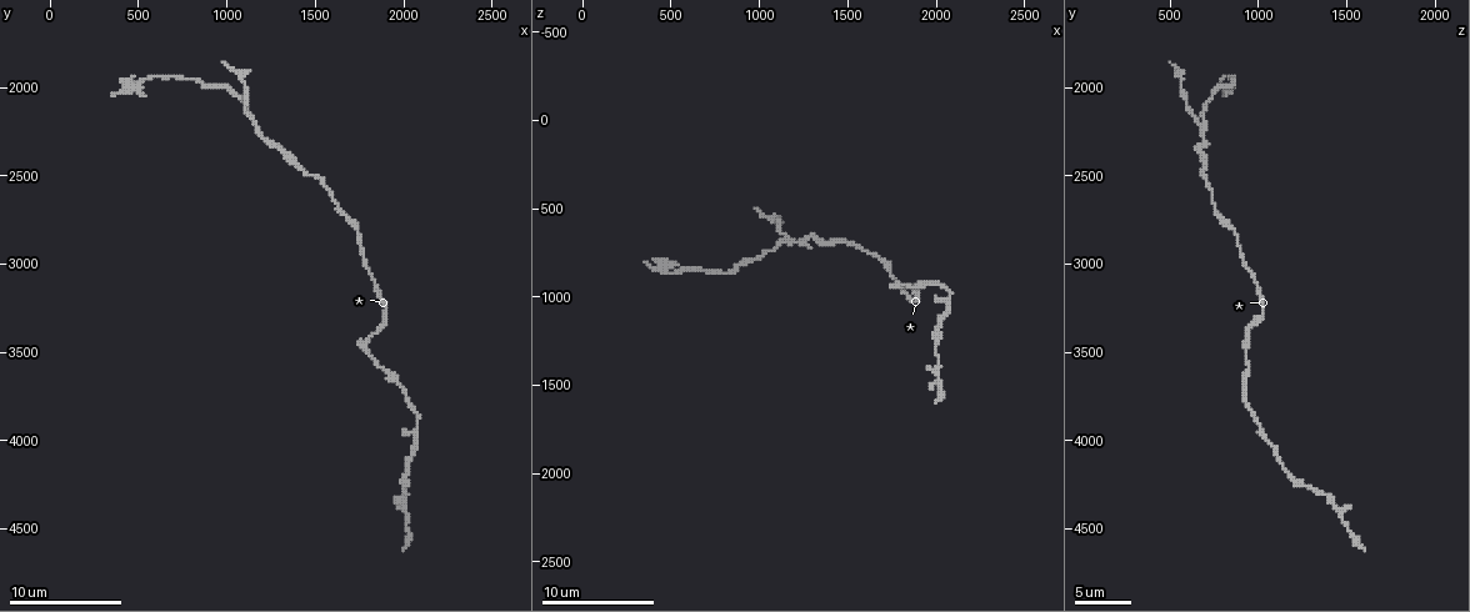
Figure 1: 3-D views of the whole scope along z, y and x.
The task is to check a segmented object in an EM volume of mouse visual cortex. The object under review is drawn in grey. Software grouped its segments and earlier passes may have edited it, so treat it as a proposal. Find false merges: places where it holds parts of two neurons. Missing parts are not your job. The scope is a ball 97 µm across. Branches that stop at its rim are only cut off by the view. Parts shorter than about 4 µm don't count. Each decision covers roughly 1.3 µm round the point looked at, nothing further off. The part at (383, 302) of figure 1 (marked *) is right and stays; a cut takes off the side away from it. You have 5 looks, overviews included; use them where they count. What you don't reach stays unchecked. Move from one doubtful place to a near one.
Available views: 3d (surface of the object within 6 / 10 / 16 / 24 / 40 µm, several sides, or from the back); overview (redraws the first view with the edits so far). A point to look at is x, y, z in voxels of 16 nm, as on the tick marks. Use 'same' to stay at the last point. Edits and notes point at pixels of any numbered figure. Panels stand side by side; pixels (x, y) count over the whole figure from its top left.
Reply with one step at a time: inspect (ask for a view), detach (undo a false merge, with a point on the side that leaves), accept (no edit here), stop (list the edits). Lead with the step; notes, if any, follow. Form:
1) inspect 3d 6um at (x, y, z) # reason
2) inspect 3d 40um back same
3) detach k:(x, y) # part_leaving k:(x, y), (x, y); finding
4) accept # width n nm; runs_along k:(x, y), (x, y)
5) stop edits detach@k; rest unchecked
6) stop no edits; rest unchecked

inspect 3d 10um at (2080, 3980, 1040)

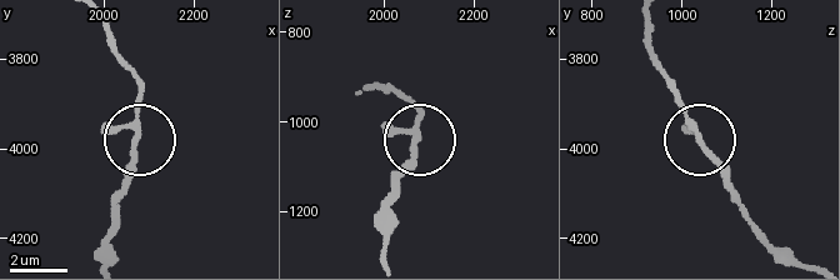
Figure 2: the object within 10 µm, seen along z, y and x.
accept # arms 3; runs_along 2:(651, 20), (654, 64), (735, 198); continuous, no second neuron

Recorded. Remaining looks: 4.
inspect 3d 10um at (1800, 3480, 920) # two arms in line, one across

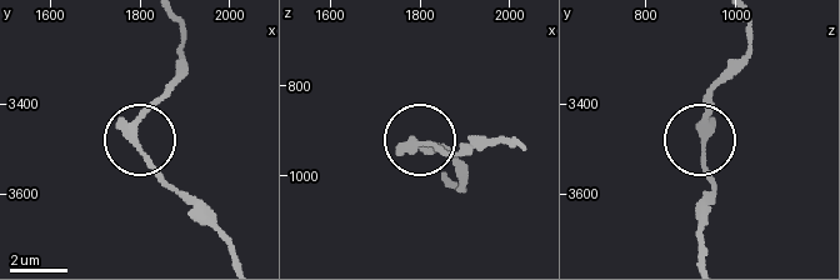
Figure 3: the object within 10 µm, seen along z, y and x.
inspect 3d 6um at (1785, 3485, 935) # zoom in

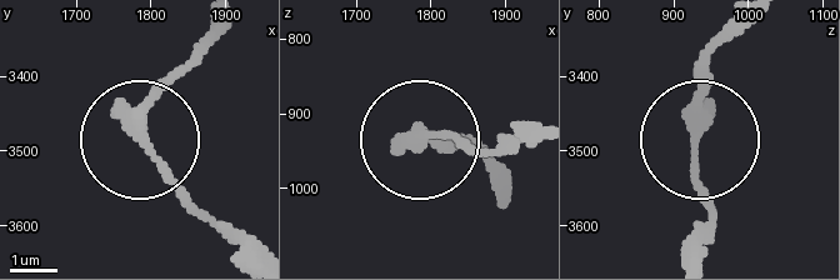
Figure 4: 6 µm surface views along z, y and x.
accept # runs_along 4:(215, 24), (151, 108), (143, 143), (223, 235); continuous, no second neuron

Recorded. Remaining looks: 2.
inspect 3d 10um at (1160, 2200, 640) # four or more arms meet

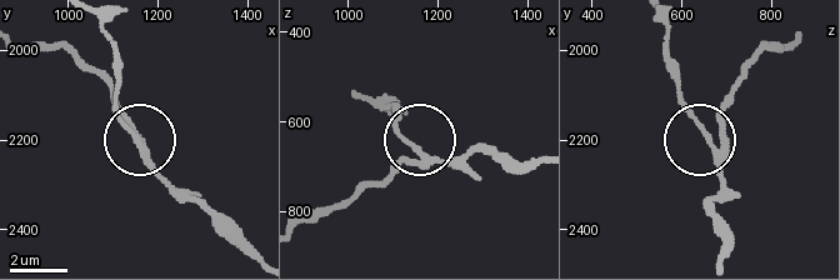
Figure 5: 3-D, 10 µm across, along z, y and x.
detach 5:(406, 161) # width 180 nm; part_leaving 5:(429, 163), (413, 163), (344, 204), (300, 215); a second neuron is stuck on

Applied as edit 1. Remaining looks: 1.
stop edits detach@5; rest unchecked

